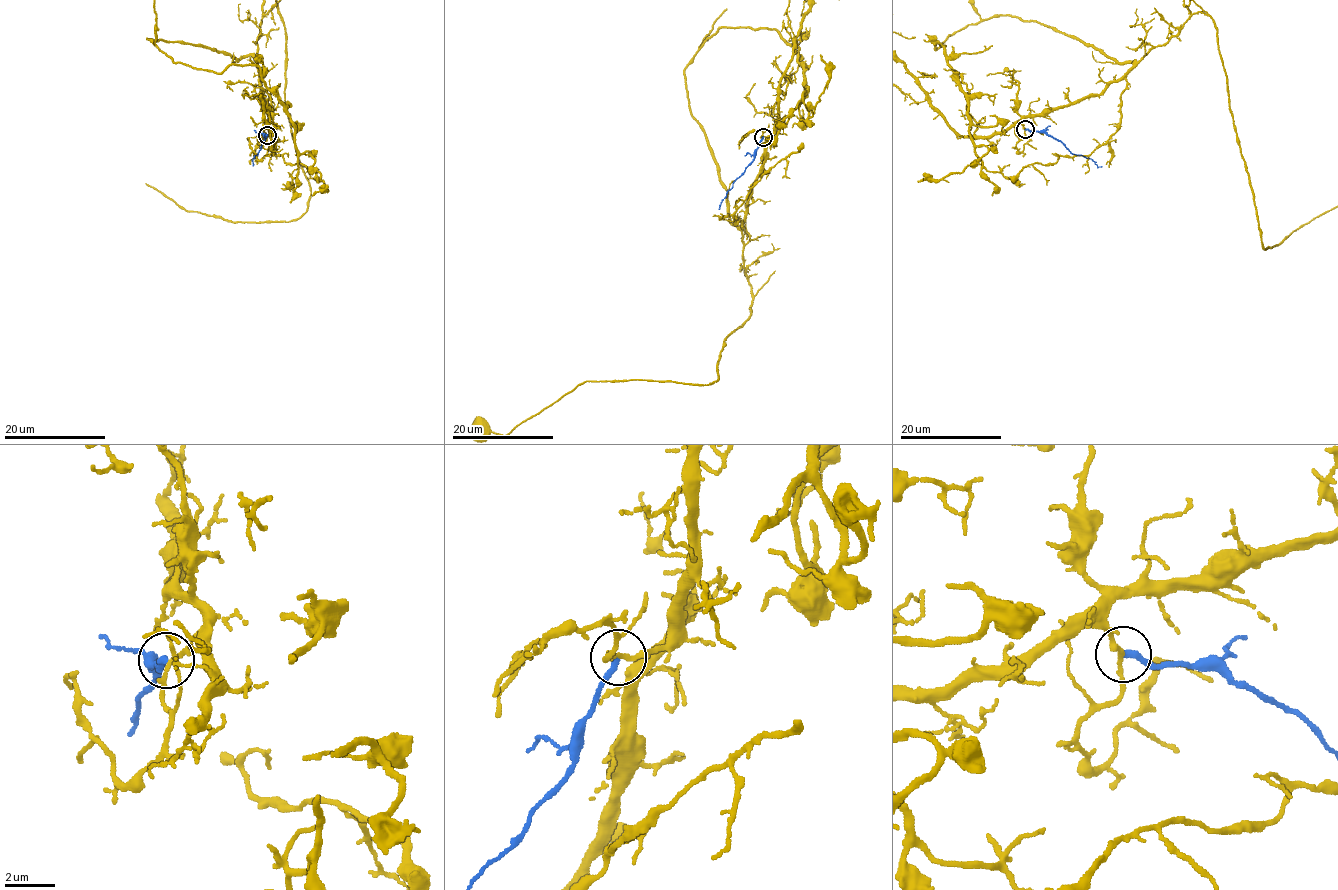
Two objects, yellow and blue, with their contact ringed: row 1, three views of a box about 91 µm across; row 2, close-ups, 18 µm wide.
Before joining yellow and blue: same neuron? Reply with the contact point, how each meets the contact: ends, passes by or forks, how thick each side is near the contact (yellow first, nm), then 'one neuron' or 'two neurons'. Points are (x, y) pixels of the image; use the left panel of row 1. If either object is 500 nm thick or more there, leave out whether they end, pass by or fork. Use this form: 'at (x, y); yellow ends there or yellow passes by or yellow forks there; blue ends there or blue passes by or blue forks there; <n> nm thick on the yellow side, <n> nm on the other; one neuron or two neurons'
at (267, 135); yellow passes by; blue ends there; 160 nm thick on the yellow side, 280 nm on the other; two neurons

